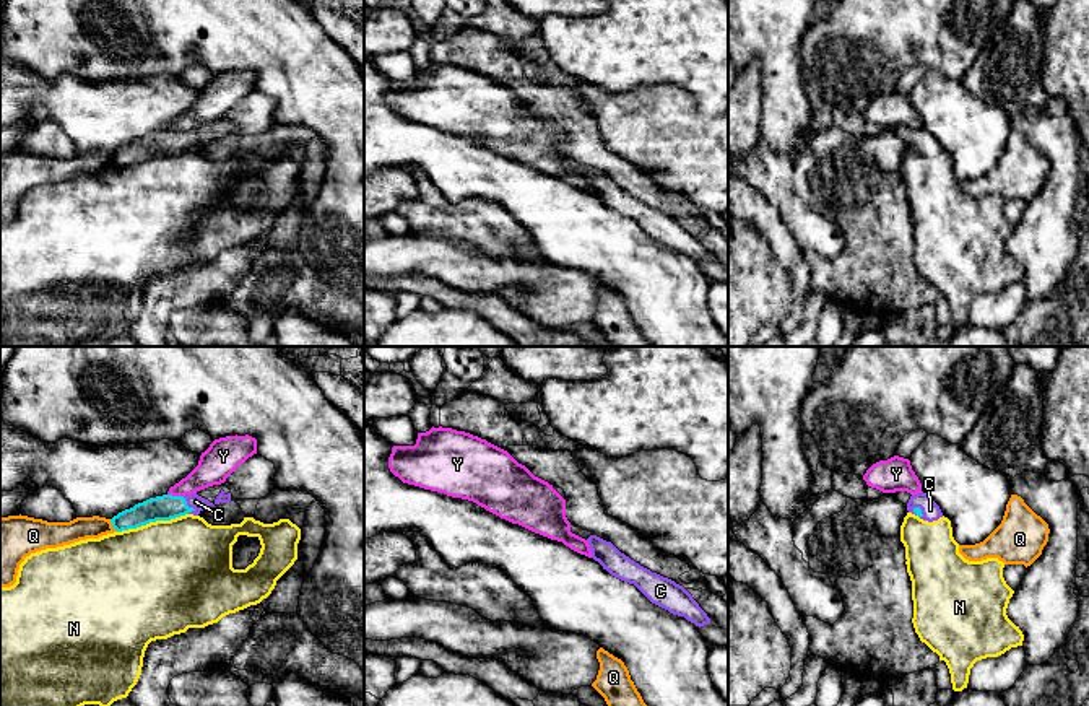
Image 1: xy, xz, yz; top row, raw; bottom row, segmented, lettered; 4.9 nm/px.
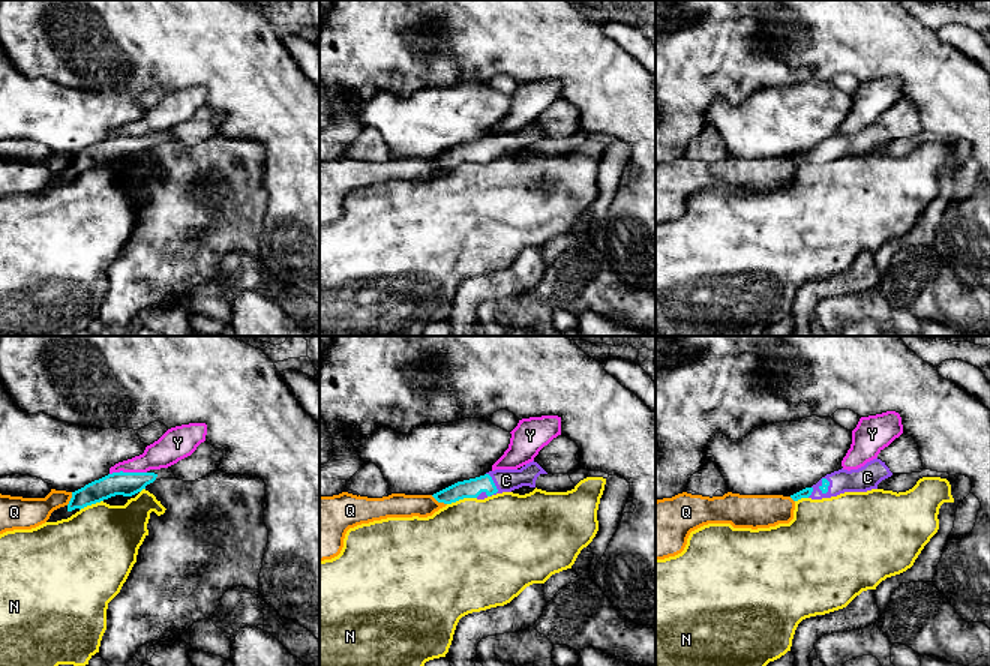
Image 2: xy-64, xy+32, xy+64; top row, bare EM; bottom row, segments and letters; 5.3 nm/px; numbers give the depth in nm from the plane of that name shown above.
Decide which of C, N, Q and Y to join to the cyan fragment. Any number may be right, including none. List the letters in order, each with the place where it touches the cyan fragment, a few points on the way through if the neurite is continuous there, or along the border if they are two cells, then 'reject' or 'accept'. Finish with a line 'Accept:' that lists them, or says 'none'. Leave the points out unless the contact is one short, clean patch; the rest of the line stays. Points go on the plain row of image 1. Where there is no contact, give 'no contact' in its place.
C: xy (186, 140) | across xy (161, 143), (186, 140), (195, 137) | accept
N: xy (151, 156) | reject
Q: xy (112, 161) | reject
Y: xy (176, 132) | reject
Accept: C

